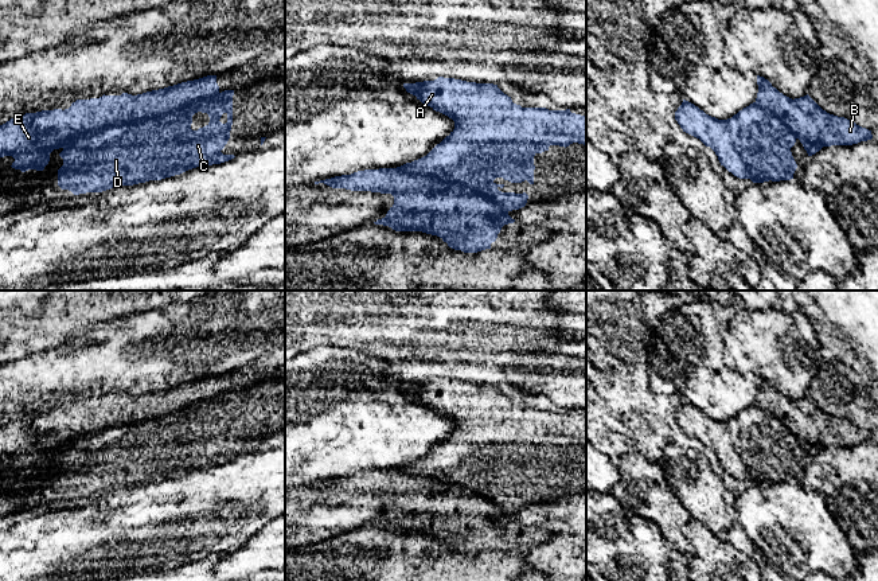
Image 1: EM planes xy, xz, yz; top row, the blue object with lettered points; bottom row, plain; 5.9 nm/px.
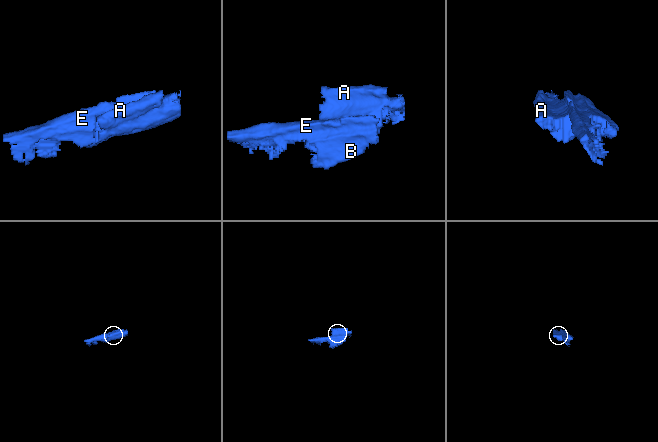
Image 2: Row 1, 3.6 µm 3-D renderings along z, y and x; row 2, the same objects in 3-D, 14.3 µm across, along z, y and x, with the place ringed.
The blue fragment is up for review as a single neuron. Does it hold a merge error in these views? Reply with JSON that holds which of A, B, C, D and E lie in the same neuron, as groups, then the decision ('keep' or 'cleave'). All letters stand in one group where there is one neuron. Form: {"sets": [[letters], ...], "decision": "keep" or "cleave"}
{"sets": [["A", "C", "D"], ["B", "E"]], "decision": "cleave"}

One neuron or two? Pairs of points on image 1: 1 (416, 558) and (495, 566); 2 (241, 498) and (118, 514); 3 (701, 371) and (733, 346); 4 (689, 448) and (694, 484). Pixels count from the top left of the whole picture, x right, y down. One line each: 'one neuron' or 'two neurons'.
1: one neuron
2: one neuron
3: two neurons
4: one neuron

